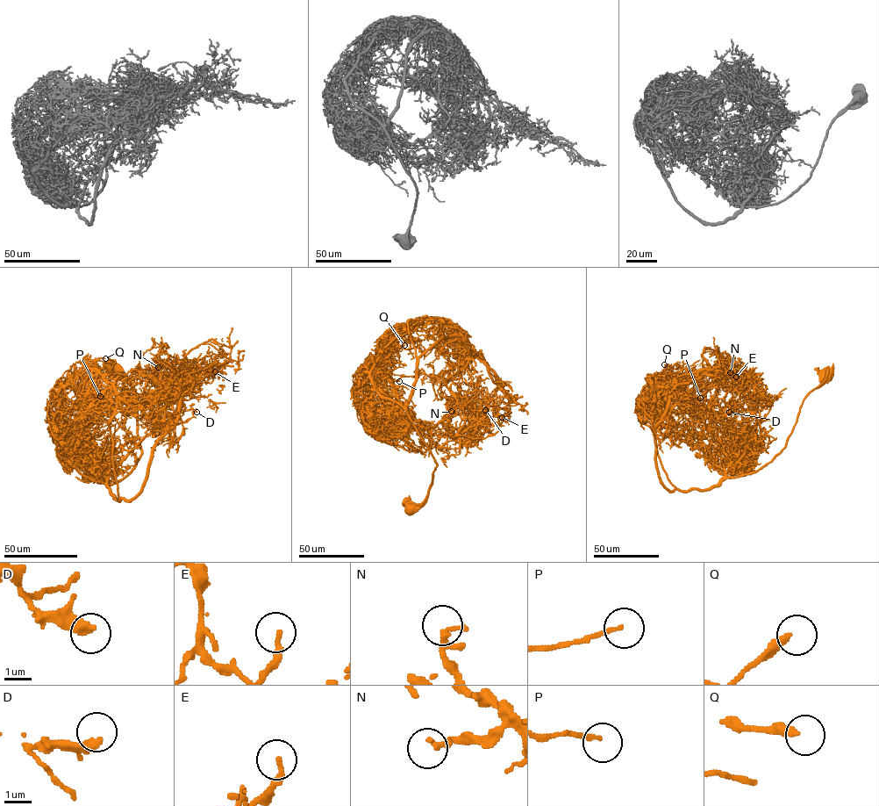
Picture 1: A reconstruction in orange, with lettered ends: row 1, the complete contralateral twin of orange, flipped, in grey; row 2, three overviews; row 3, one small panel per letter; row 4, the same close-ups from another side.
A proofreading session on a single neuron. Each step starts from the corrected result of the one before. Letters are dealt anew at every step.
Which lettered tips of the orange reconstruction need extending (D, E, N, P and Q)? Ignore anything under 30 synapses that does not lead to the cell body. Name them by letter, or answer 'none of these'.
none of these

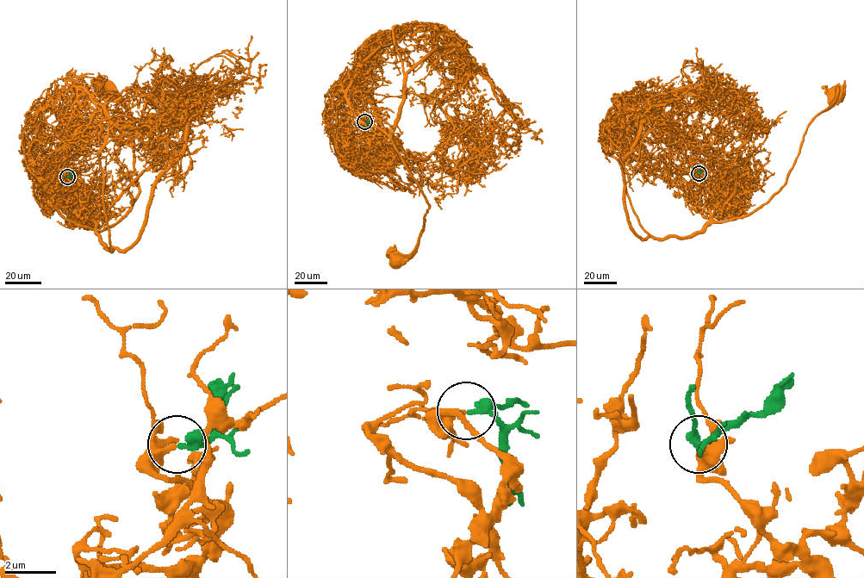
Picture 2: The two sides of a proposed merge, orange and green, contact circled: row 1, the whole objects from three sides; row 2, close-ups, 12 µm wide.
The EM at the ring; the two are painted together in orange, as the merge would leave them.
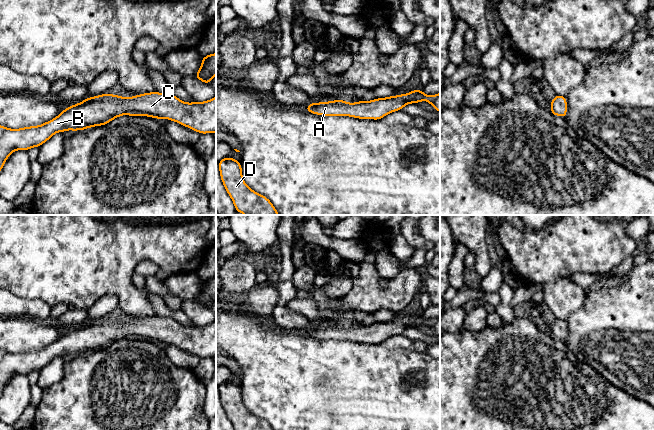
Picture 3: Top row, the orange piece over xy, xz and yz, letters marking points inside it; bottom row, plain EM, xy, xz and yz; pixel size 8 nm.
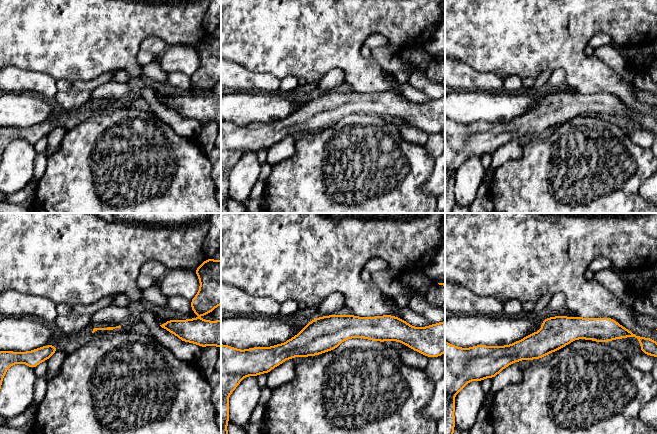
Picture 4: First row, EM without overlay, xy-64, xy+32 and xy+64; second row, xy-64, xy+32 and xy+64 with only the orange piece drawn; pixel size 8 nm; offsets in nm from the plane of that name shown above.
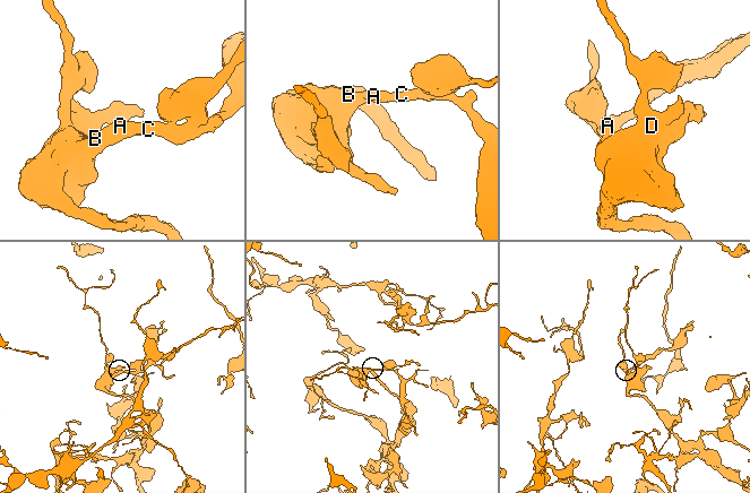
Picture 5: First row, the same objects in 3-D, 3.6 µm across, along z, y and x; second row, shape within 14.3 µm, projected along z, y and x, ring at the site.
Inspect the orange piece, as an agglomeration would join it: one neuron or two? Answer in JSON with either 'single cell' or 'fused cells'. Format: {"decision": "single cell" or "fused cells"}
{"decision": "single cell"}

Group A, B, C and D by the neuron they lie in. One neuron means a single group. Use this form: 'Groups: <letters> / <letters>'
Groups: A B C D

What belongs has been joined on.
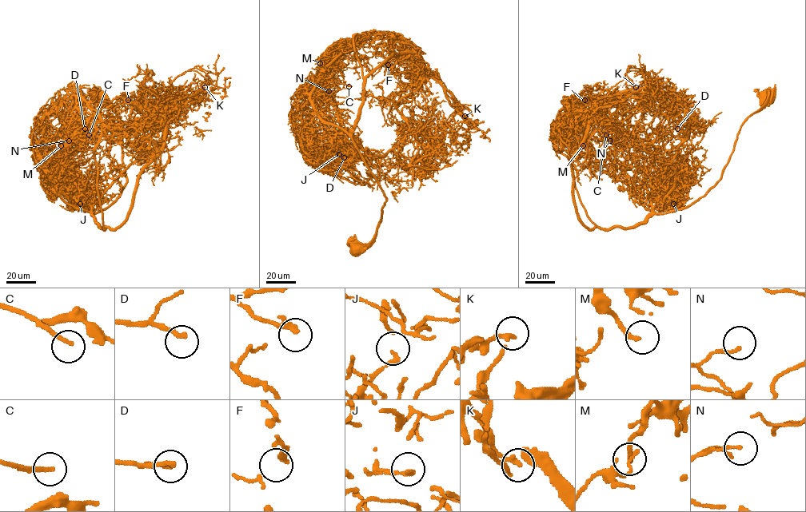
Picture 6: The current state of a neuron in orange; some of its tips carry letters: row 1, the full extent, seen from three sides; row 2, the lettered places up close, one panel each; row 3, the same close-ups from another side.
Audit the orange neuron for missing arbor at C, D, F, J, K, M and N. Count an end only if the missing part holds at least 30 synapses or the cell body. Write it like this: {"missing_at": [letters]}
{"missing_at": ["C", "D", "F"]}

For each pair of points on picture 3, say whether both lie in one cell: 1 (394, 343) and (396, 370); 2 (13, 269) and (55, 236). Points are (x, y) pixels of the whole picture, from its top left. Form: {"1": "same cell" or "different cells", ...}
{"1": "different cells", "2": "same cell"}

